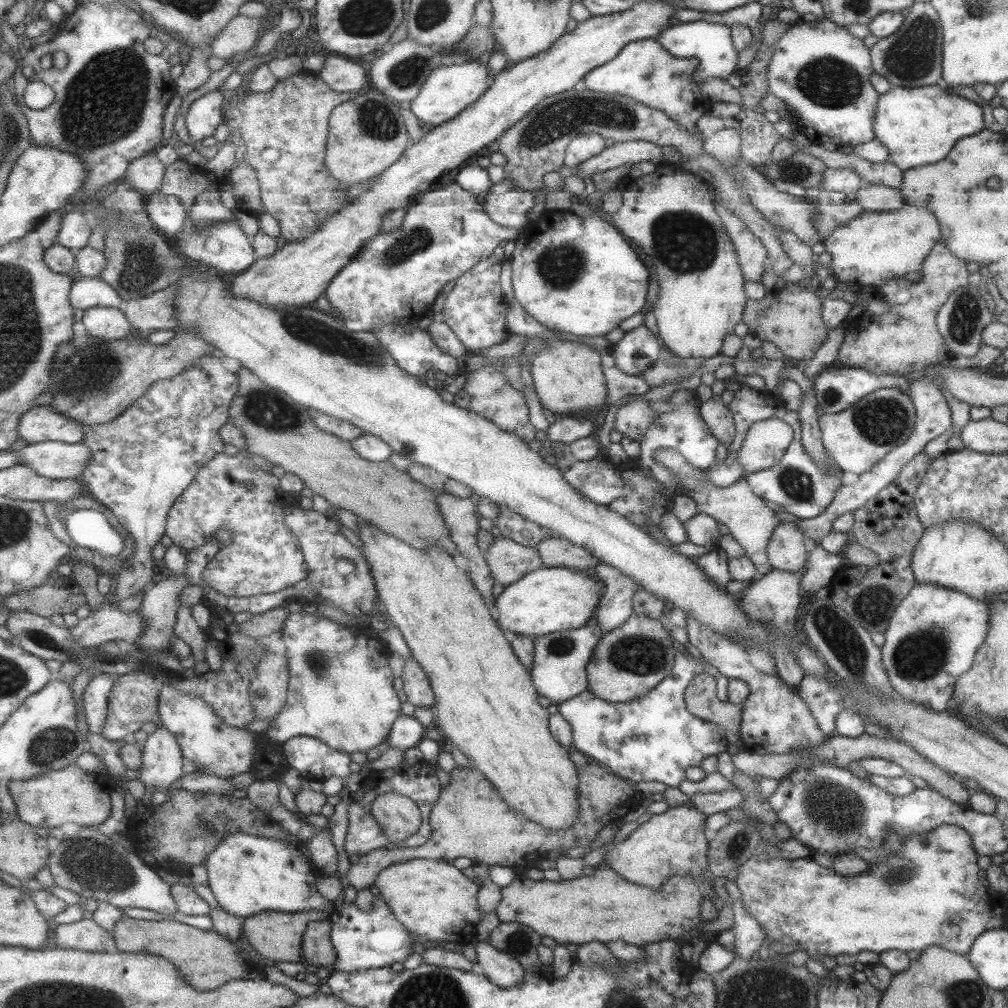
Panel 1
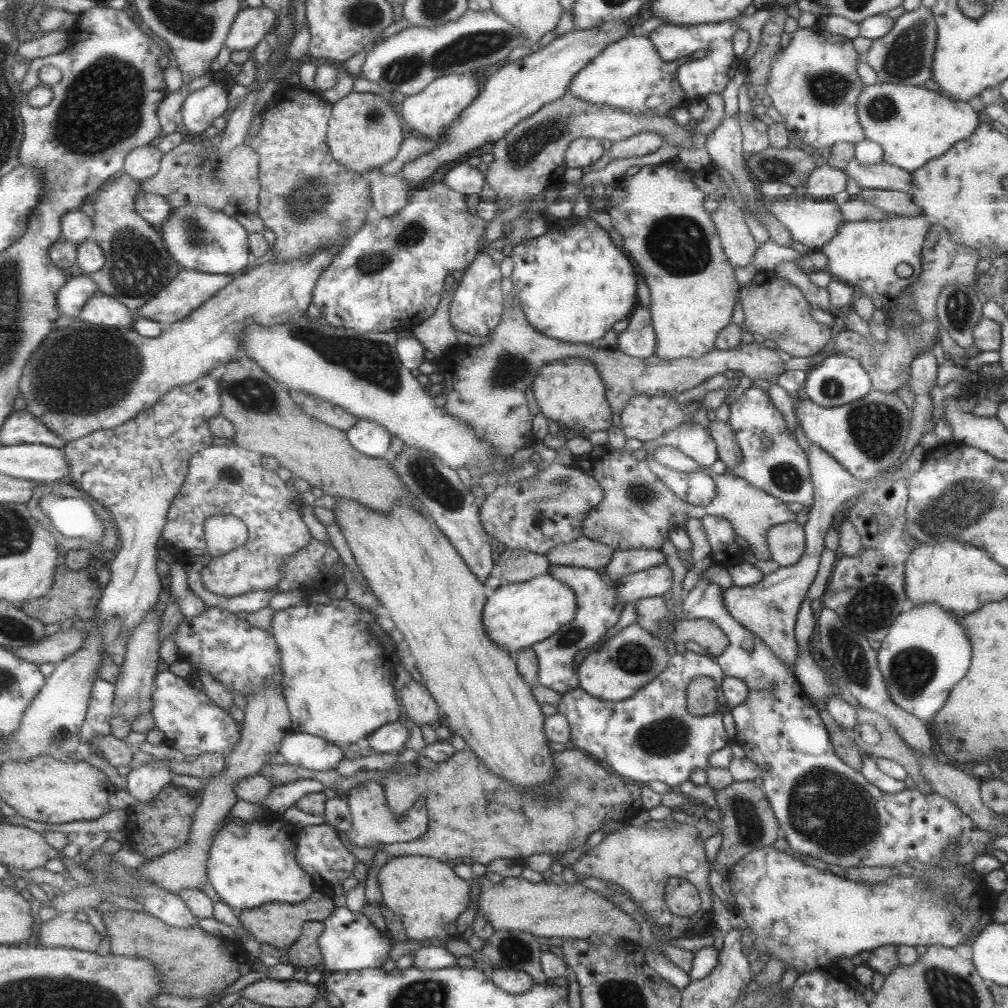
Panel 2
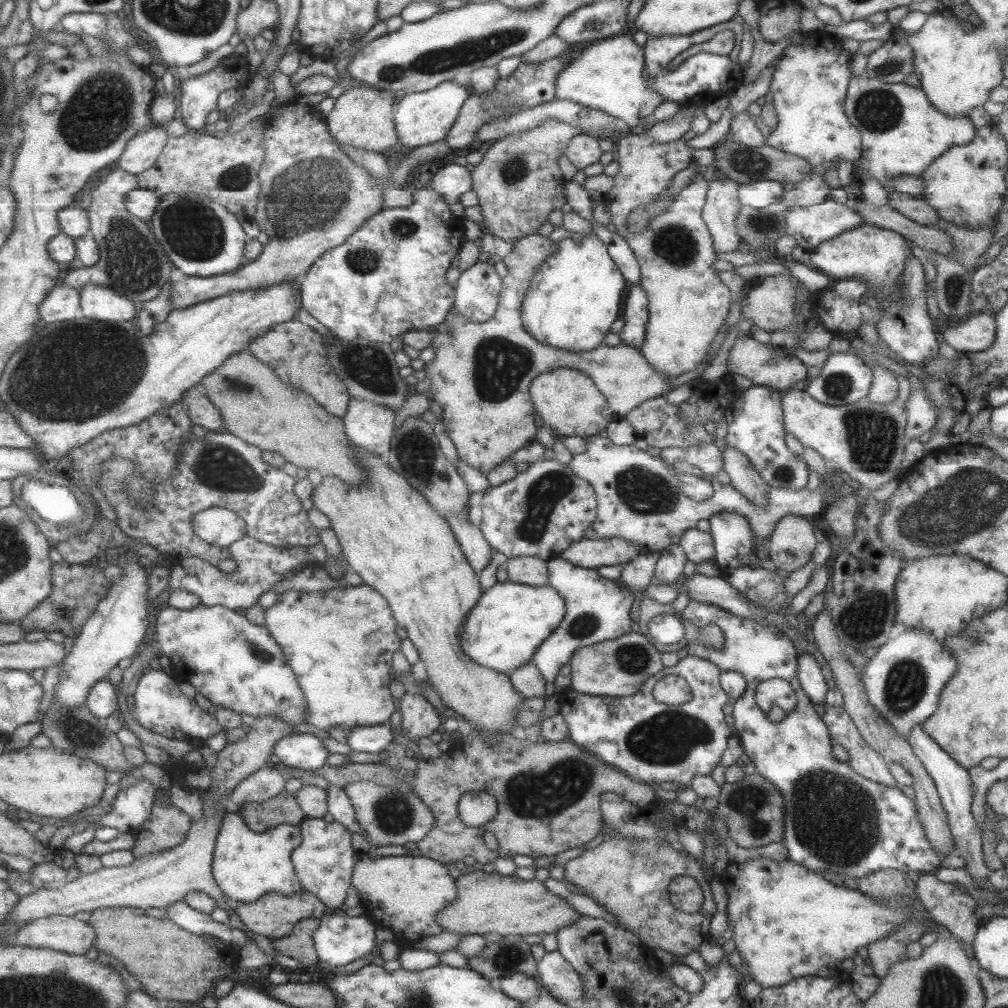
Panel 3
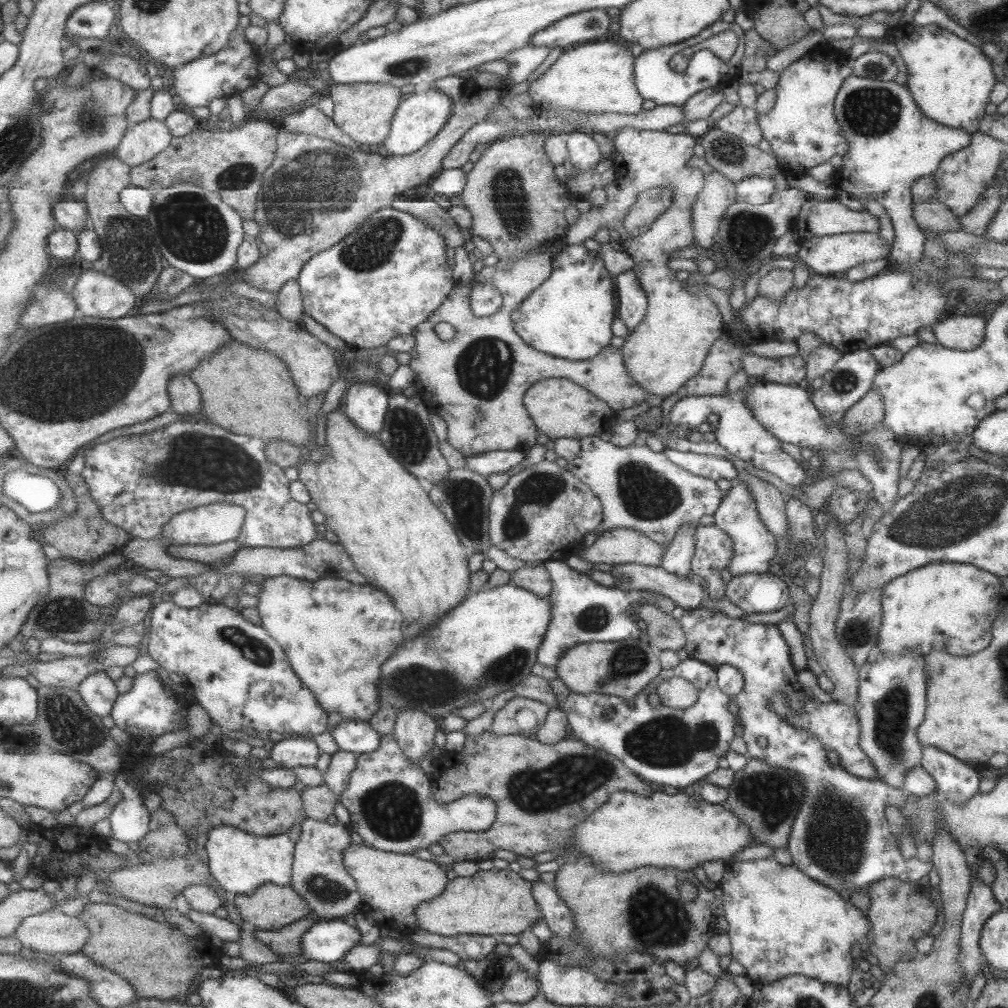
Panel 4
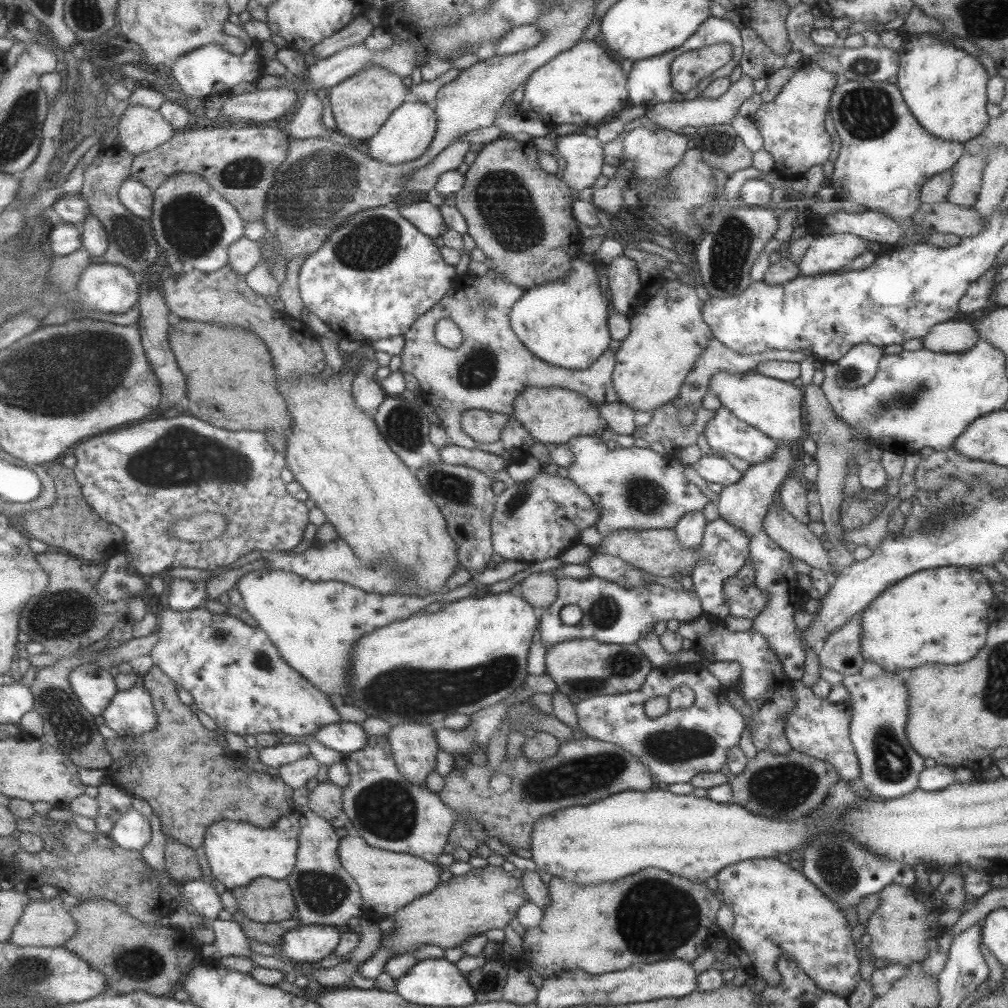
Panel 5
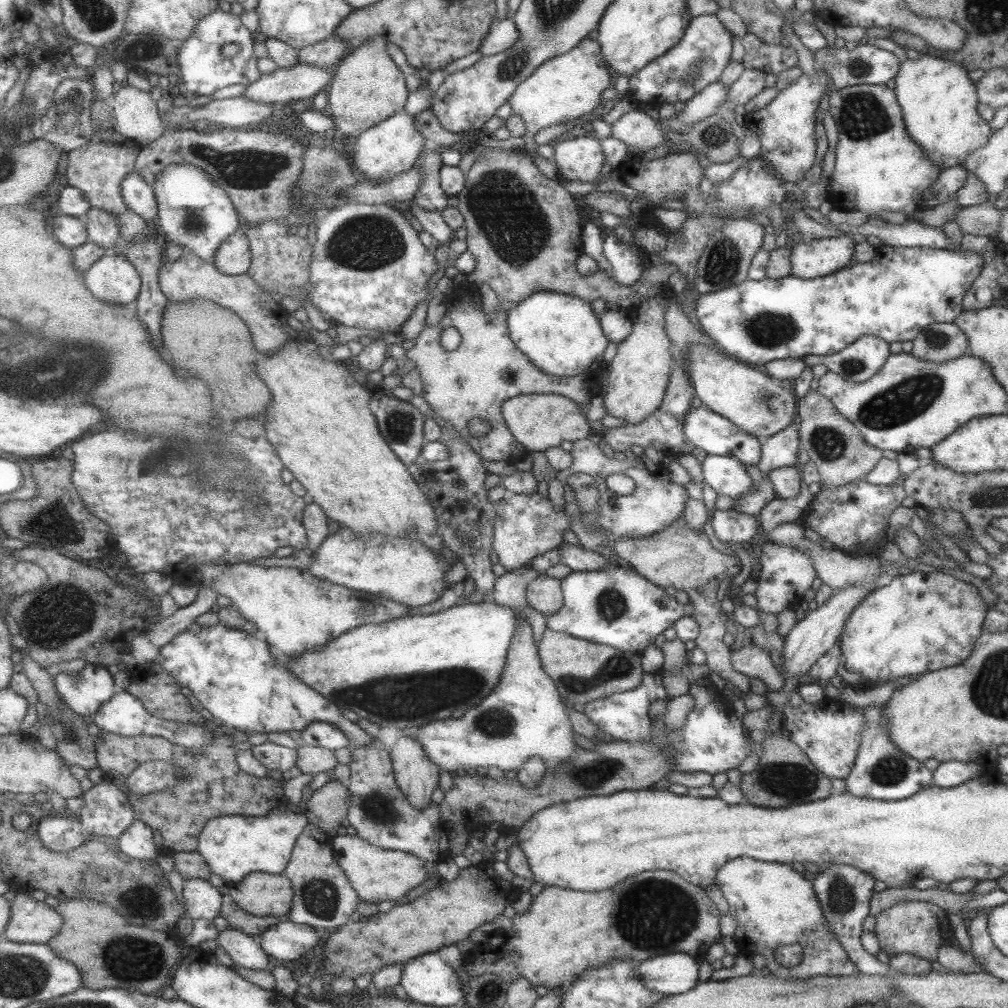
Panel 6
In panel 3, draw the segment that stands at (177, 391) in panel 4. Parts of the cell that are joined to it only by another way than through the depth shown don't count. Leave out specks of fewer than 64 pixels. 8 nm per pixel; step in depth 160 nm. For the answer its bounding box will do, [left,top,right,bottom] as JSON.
[182,387,225,431]

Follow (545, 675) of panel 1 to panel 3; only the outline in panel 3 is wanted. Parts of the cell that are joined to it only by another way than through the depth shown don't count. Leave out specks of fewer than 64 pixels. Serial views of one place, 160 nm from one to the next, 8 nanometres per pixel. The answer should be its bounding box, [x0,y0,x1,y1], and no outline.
[531,558,634,683]

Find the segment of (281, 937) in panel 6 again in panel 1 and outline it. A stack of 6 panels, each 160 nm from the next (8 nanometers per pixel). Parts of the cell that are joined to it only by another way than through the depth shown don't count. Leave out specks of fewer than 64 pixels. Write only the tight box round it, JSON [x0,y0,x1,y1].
[330,898,413,972]

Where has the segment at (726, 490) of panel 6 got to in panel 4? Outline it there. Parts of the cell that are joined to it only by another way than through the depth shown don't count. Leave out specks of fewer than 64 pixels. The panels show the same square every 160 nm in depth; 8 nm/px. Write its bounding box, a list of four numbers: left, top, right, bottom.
[662,448,737,482]

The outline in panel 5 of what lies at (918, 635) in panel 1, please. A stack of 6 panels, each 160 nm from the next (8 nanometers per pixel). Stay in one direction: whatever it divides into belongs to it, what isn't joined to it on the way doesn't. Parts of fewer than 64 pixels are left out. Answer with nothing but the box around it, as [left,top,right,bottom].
[842,672,923,799]

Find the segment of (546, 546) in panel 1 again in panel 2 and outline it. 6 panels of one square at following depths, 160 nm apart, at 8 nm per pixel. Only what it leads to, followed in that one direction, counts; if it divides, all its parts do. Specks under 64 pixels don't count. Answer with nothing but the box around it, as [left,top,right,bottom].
[544,536,611,570]

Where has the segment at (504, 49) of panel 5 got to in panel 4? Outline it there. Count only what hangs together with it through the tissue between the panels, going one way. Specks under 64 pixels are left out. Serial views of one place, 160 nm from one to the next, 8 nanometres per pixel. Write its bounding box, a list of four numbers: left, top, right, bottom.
[526,10,609,49]

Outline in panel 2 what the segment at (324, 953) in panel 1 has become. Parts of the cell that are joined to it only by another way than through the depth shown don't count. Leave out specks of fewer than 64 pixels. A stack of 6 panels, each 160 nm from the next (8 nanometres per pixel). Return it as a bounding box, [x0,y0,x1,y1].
[285,921,325,971]

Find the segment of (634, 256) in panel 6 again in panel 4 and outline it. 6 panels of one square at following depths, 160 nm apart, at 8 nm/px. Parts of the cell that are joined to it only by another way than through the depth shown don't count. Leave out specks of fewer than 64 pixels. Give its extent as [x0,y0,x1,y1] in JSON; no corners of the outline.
[614,270,646,332]

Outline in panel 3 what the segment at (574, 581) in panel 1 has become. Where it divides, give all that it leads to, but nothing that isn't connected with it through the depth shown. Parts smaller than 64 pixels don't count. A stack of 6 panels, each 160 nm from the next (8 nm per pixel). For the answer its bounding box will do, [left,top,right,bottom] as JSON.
[458,582,565,674]

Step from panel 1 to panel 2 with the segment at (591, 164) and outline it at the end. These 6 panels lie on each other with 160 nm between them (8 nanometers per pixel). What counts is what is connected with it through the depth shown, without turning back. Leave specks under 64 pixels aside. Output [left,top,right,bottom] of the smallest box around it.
[606,130,665,160]

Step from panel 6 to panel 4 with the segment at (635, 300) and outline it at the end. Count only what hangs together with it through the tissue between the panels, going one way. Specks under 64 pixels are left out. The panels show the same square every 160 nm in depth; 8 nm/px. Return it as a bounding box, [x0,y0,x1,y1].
[460,132,573,262]

